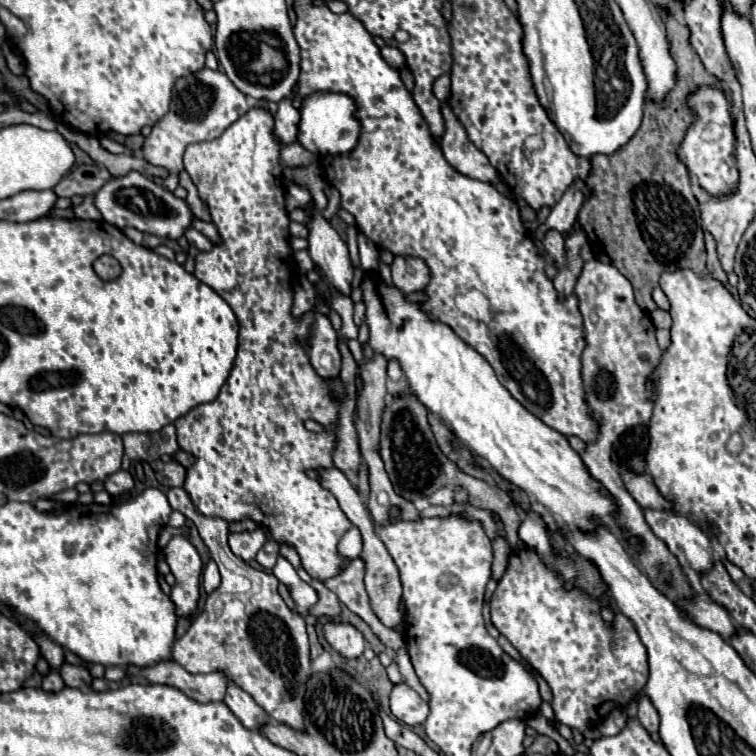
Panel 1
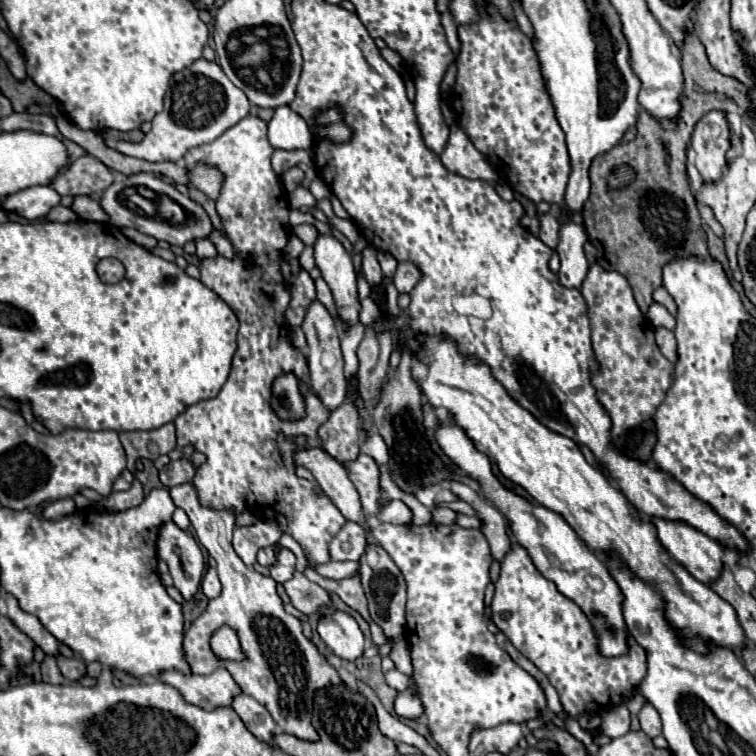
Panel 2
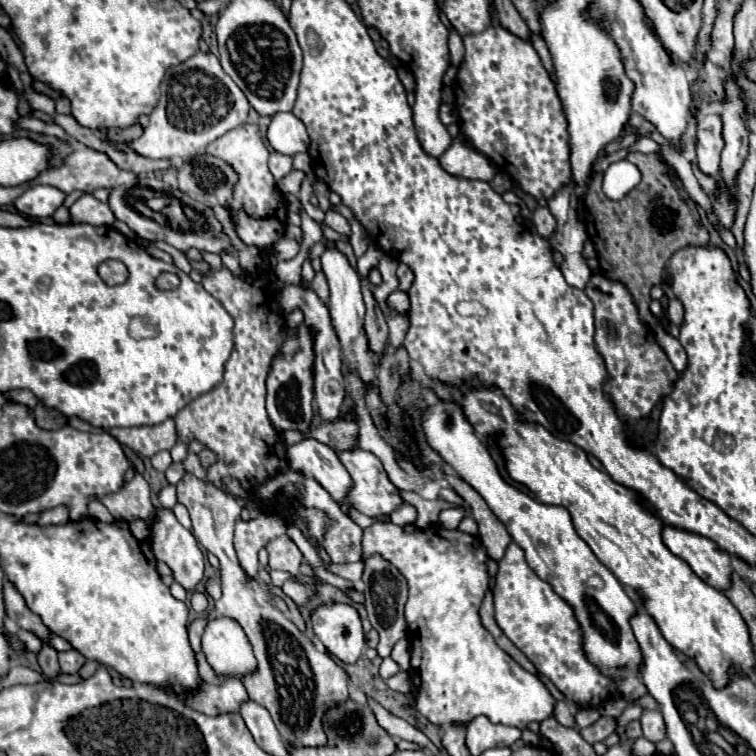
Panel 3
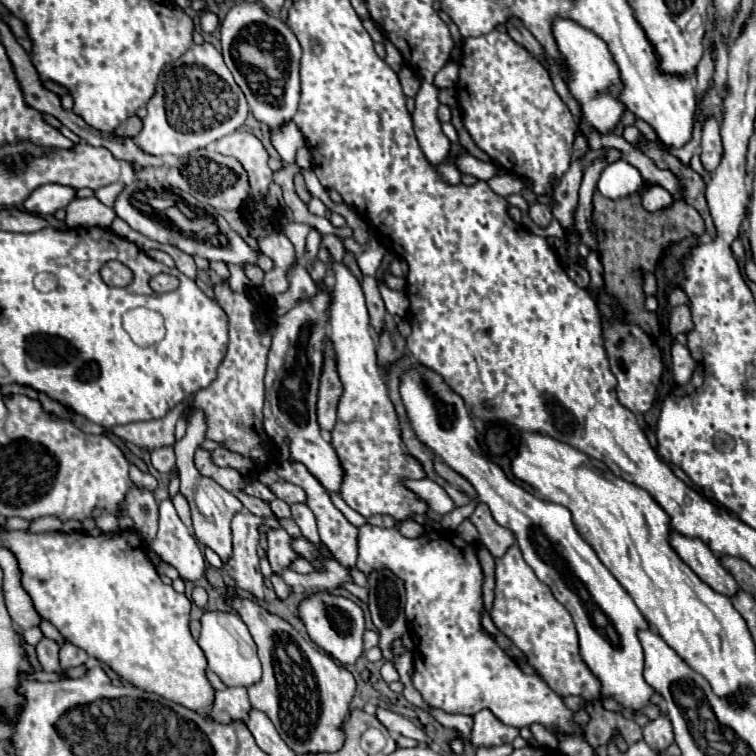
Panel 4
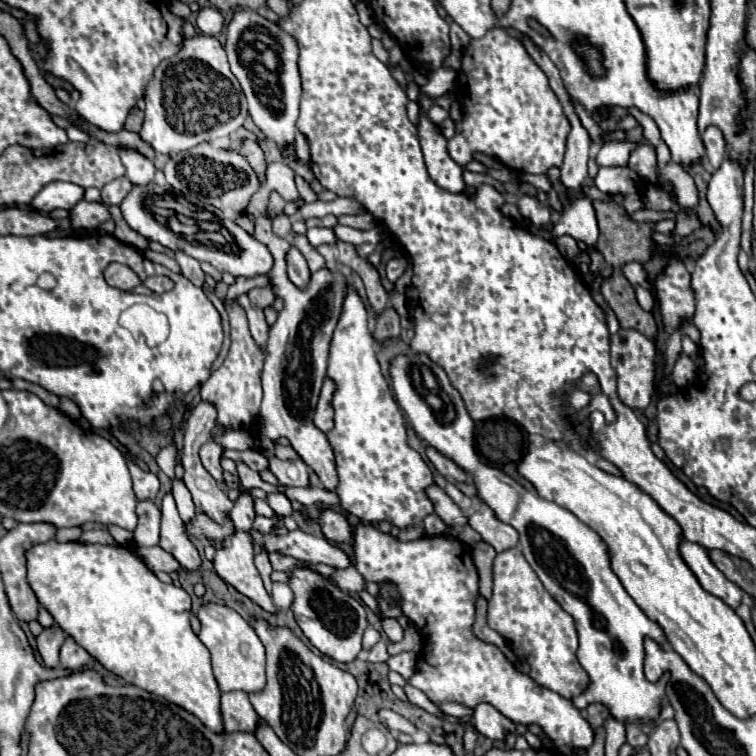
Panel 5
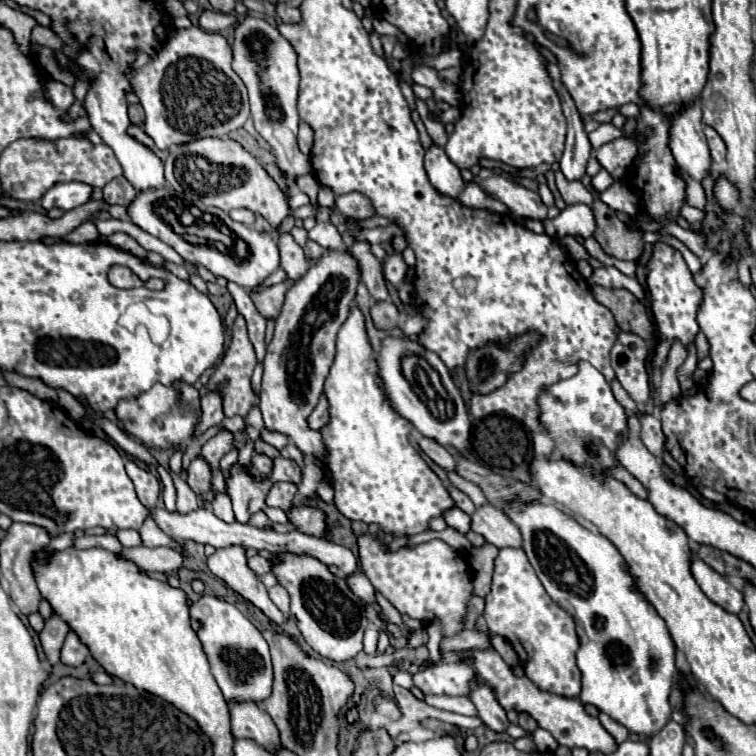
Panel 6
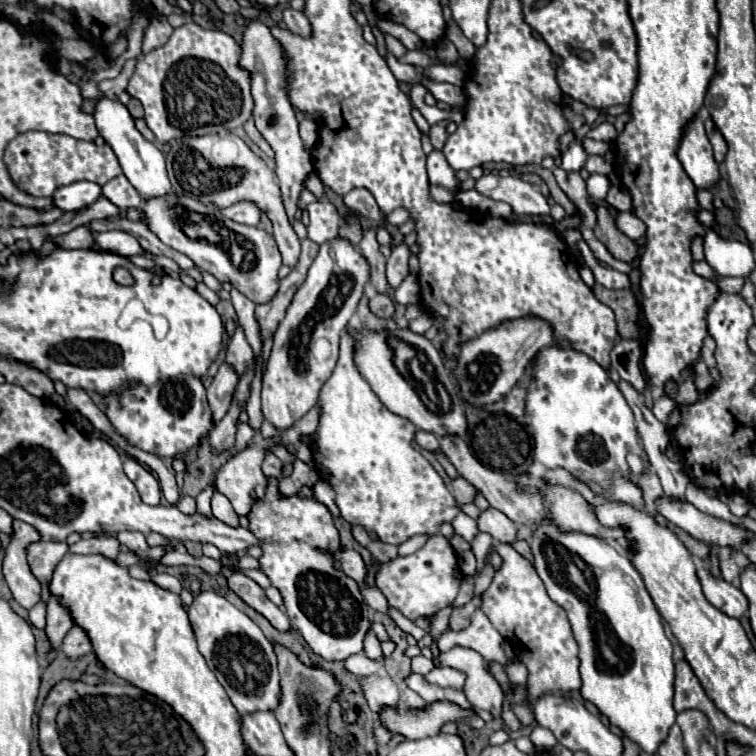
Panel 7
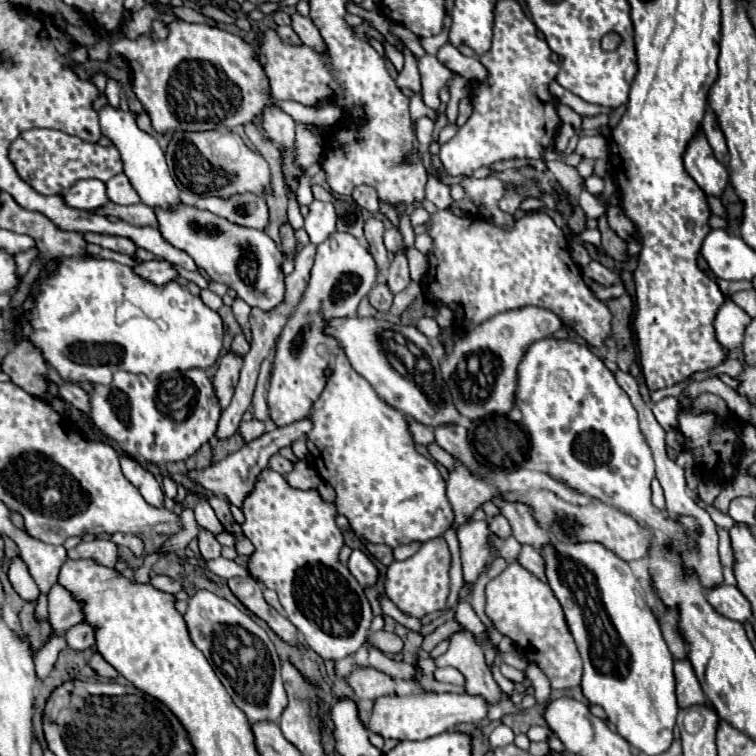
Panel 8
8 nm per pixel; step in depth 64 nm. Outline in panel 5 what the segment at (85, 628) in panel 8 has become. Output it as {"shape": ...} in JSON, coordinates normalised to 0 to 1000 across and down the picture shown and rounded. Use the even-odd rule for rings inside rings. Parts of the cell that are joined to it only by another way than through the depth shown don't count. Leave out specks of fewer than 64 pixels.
{"shape":[[[95,844],[85,847],[85,852],[79,857],[79,878],[85,884],[101,884],[103,886],[103,884],[114,881],[116,873],[119,873],[119,865],[108,854],[103,854]]]}

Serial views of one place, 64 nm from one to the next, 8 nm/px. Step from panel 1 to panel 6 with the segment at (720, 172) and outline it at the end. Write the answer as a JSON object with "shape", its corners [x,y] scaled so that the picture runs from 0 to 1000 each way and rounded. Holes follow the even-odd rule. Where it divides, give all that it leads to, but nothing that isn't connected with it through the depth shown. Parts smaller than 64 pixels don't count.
{"shape":[[[939,167],[931,169],[931,177],[934,177],[934,185],[937,185],[937,196],[939,196],[942,214],[955,214],[958,206],[960,206],[960,190],[958,190],[958,185],[955,185],[952,177],[950,177],[944,169],[939,169]]]}

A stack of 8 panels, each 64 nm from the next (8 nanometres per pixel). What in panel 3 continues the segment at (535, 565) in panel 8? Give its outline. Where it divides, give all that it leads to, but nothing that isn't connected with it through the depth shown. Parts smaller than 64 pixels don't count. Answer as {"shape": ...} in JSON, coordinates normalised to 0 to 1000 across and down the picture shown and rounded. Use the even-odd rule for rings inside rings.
{"shape":[[[590,630],[593,640],[598,643],[598,648],[611,656],[611,661],[624,672],[624,683],[632,690],[632,709],[638,714],[638,720],[646,728],[646,735],[651,741],[661,741],[675,720],[675,706],[669,701],[669,696],[659,688],[659,683],[646,672],[646,667],[638,661],[638,656],[611,632],[603,630]]]}

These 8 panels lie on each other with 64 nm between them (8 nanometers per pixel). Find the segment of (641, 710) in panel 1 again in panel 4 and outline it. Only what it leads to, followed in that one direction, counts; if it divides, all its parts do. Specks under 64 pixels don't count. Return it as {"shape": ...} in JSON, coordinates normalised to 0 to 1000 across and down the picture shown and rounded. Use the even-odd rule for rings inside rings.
{"shape":[[[870,947],[865,952],[857,952],[854,960],[849,963],[852,968],[852,979],[868,989],[870,995],[876,995],[884,984],[889,984],[889,958],[881,947]]]}

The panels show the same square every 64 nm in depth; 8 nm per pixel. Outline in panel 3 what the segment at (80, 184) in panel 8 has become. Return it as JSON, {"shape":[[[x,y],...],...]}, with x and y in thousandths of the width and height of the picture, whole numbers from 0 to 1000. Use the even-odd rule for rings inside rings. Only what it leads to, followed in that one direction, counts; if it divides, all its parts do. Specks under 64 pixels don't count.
{"shape":[[[50,243],[50,246],[40,246],[29,259],[24,259],[16,272],[34,288],[40,291],[50,291],[50,288],[61,288],[61,286],[69,286],[71,278],[77,272],[82,272],[87,257],[79,254],[77,249],[69,249],[69,246],[58,246],[58,243]]]}

